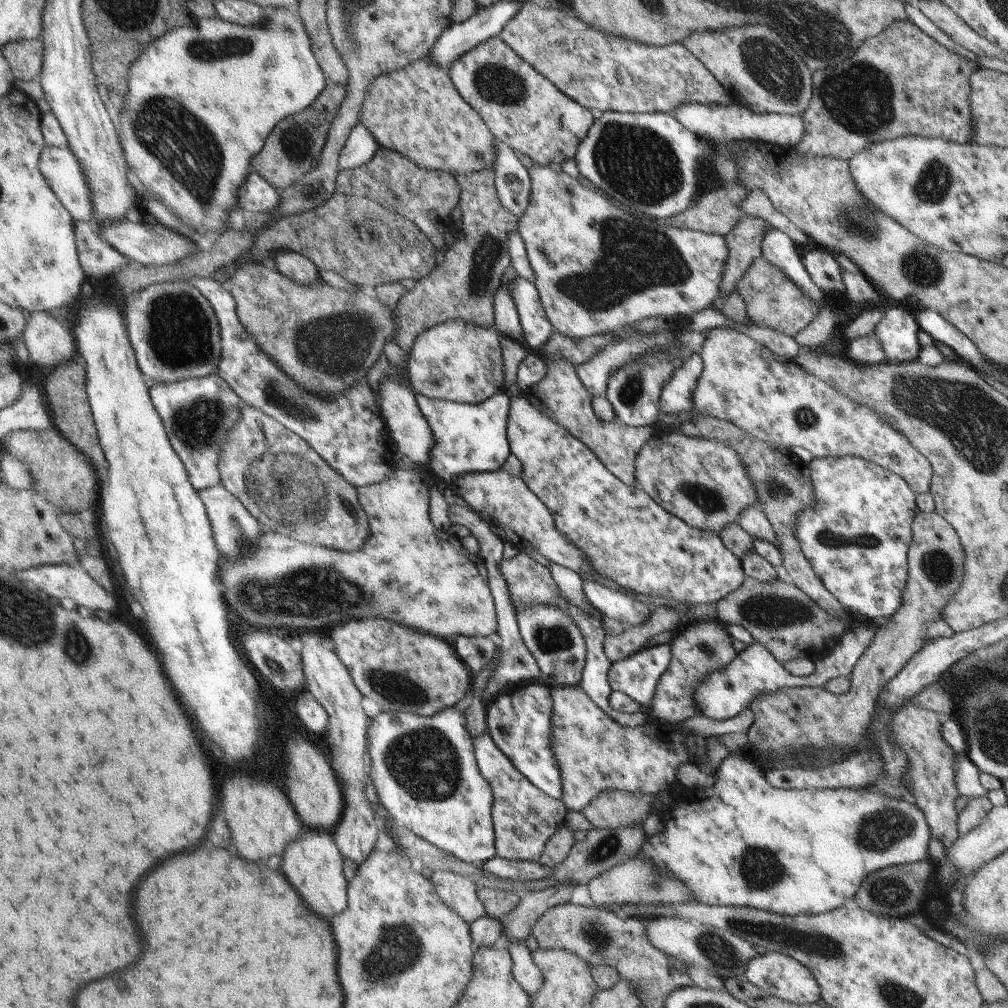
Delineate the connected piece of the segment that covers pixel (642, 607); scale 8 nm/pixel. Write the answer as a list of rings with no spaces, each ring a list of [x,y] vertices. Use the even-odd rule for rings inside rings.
[[[586,579],[583,591],[594,609],[600,611],[606,618],[619,620],[623,625],[636,626],[645,623],[652,614],[652,605],[644,604],[626,596],[623,592],[606,588],[598,582]]]

